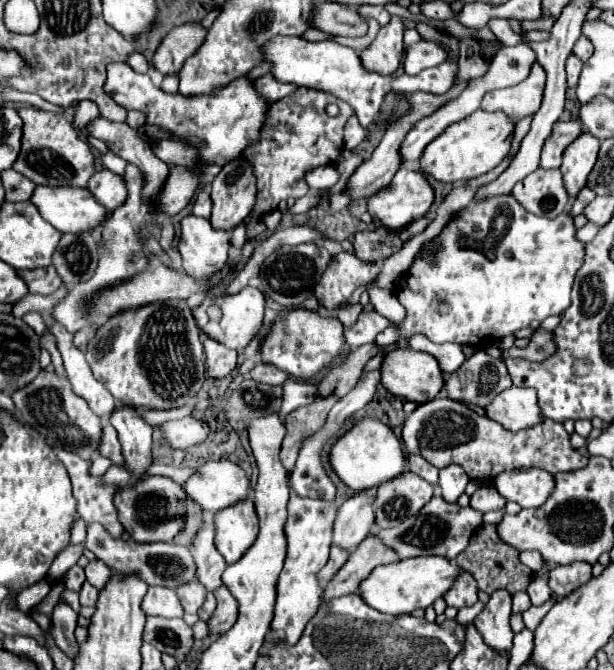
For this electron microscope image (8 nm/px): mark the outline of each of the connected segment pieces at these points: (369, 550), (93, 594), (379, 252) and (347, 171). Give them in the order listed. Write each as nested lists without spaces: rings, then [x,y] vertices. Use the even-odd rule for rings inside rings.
[[[367,537],[355,551],[349,553],[347,563],[335,573],[335,577],[323,587],[323,601],[343,597],[347,593],[357,593],[359,583],[377,567],[383,563],[399,561],[397,553],[389,547],[385,547],[379,539]]]
[[[83,583],[83,587],[81,587],[81,605],[87,605],[87,607],[95,607],[95,603],[97,603],[97,593],[99,591],[95,591],[95,587],[91,587],[91,583]]]
[[[357,231],[355,233],[355,255],[363,261],[377,263],[379,259],[387,259],[389,255],[401,251],[405,239],[401,239],[399,233],[393,233],[391,237],[381,235],[379,231]]]
[[[345,149],[343,153],[341,153],[341,157],[339,157],[339,161],[335,163],[335,167],[341,171],[341,181],[331,189],[331,193],[339,193],[345,185],[347,185],[347,181],[349,181],[349,177],[351,177],[351,173],[355,171],[355,167],[359,167],[363,163],[363,159],[359,157],[359,155],[355,155],[355,153],[351,153],[349,149]]]

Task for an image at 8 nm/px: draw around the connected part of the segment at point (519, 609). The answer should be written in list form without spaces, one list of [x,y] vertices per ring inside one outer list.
[[[521,591],[519,595],[513,595],[513,613],[523,613],[531,607],[531,601],[529,601],[529,595],[525,591]]]

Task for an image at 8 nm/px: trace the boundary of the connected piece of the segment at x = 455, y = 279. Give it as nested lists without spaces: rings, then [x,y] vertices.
[[[511,195],[467,205],[459,219],[445,225],[437,239],[437,263],[429,265],[421,259],[411,265],[405,277],[397,283],[397,297],[407,309],[407,319],[387,327],[377,335],[379,347],[389,347],[399,335],[427,335],[435,343],[459,343],[471,347],[487,347],[517,329],[529,327],[531,321],[543,321],[549,315],[561,315],[571,303],[571,287],[577,269],[583,265],[585,245],[575,239],[575,225],[565,211],[557,219],[529,215]]]

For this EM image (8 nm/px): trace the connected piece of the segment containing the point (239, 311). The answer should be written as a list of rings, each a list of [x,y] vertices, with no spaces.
[[[245,287],[237,295],[231,297],[217,297],[217,299],[207,299],[203,301],[201,307],[193,309],[193,317],[197,325],[213,339],[219,339],[225,347],[231,347],[235,351],[243,351],[259,333],[263,325],[263,315],[265,315],[265,295],[259,289]]]

